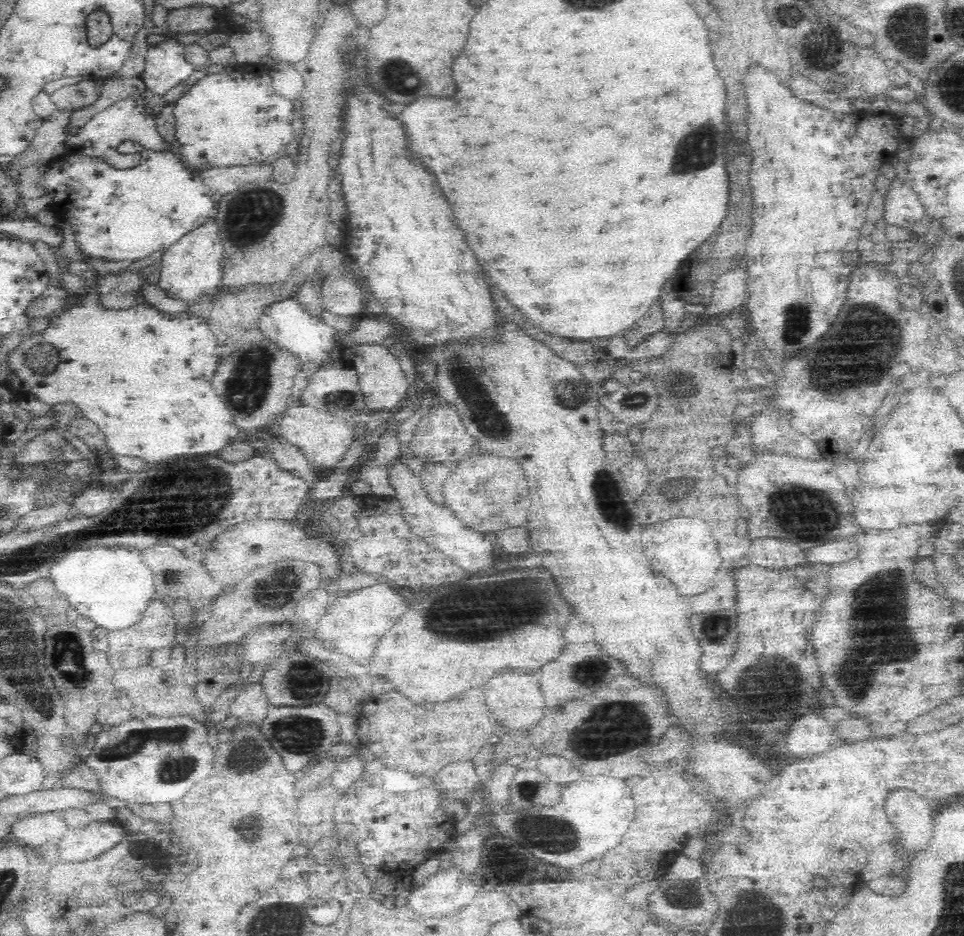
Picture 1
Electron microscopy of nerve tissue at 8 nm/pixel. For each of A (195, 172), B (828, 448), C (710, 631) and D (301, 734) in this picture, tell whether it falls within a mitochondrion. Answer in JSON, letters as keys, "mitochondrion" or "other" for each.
{"A":"other","B":"other","C":"mitochondrion","D":"mitochondrion"}

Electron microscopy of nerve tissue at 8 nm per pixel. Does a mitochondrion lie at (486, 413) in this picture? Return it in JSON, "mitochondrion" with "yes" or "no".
{"mitochondrion":"yes"}

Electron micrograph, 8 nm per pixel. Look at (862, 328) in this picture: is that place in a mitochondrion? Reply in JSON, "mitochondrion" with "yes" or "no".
{"mitochondrion":"yes"}

